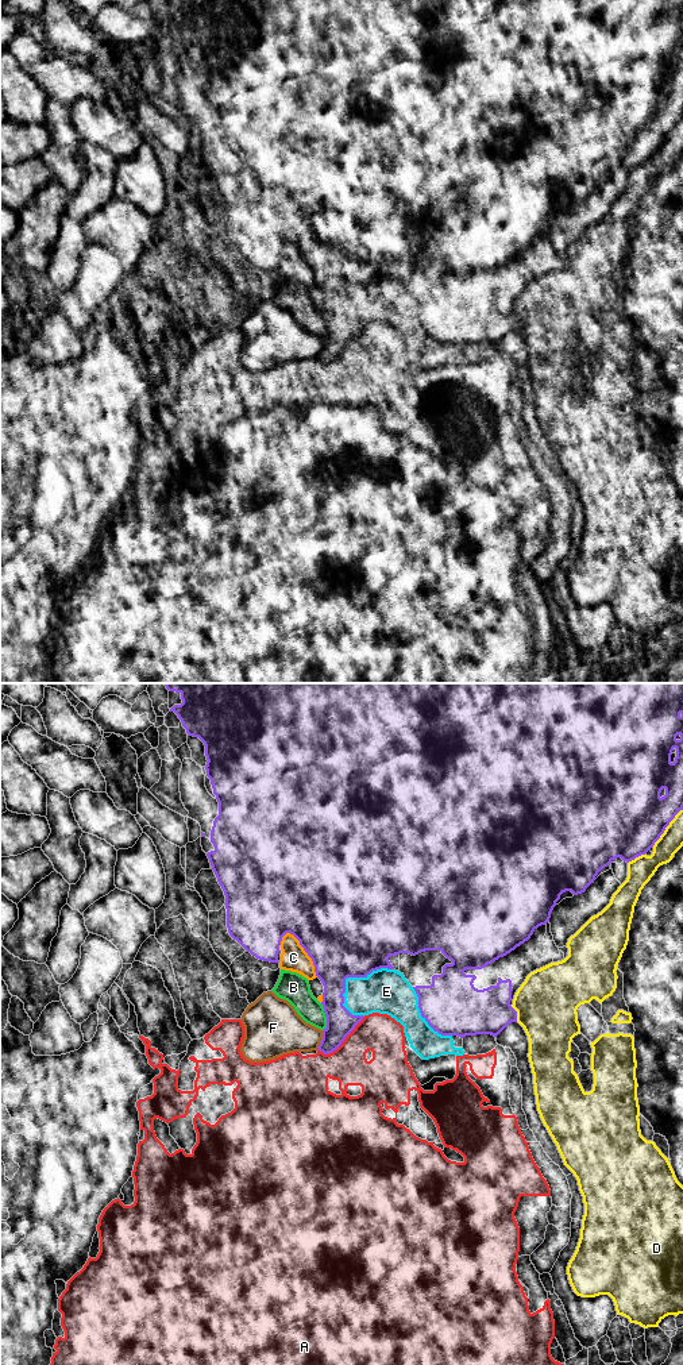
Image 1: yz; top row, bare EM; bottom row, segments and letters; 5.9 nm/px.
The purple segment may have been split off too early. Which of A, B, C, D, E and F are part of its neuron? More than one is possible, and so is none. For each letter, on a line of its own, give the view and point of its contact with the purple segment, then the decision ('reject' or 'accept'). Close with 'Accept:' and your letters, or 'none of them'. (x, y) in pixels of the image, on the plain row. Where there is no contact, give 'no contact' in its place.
A: contact yz (342, 350); reject
B: contact yz (325, 324); reject
C: contact yz (307, 261); reject
D: contact yz (666, 135); reject
E: contact yz (357, 285); reject
F: contact yz (321, 349); reject
Accept: none of them

